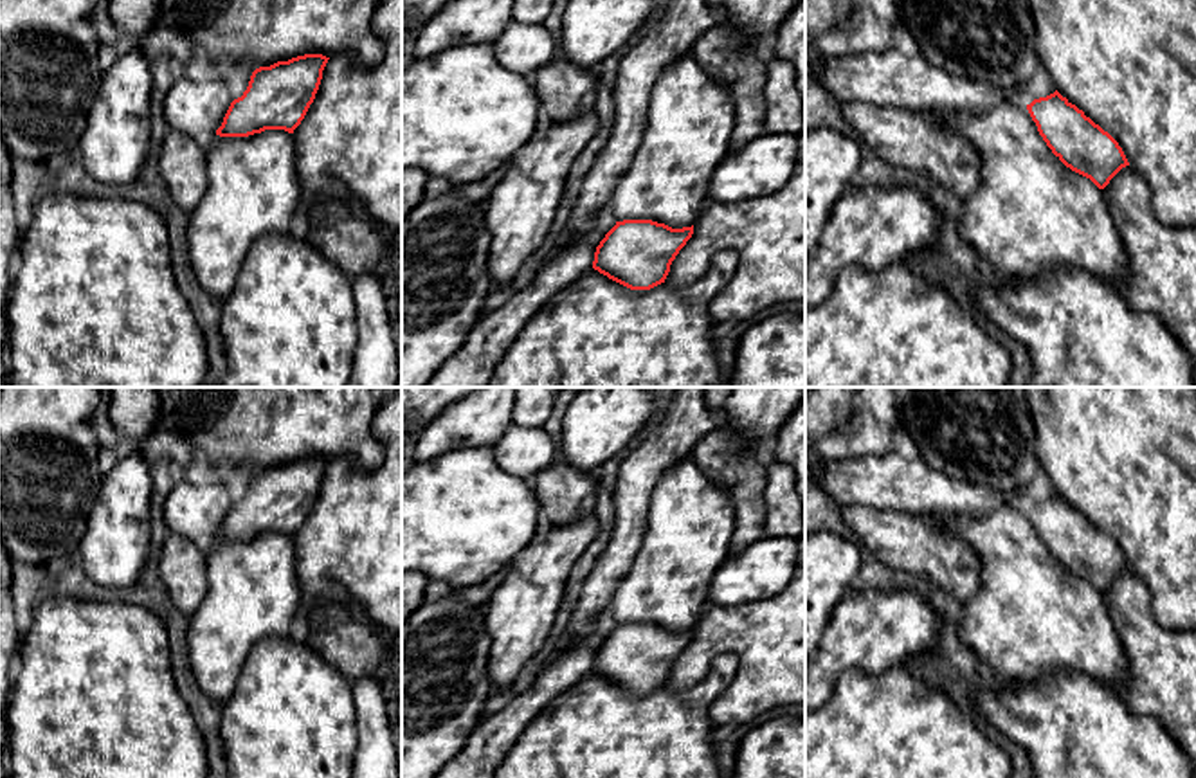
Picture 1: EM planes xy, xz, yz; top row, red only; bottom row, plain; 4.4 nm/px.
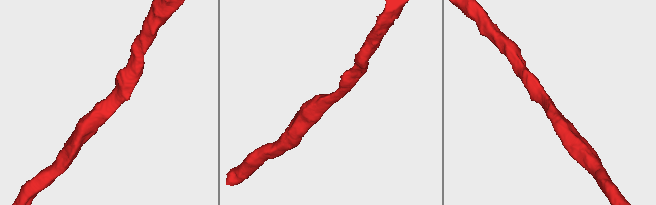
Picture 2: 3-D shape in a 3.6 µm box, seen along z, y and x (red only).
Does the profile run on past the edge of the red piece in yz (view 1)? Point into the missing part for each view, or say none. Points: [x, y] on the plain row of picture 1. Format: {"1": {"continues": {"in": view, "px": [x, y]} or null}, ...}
{"1": {"continues": null}}

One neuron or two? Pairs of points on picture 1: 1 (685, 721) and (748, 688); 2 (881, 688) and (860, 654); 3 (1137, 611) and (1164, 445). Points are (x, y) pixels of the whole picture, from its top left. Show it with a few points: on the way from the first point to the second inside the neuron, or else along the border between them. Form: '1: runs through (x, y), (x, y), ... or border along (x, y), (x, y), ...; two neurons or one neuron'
1: border along (735, 676), (710, 706), (710, 723), (714, 726); two neurons
2: border along (910, 654), (879, 672), (847, 670), (833, 690); two neurons
3: border along (1130, 568), (1148, 589), (1151, 615), (1159, 622); two neurons

